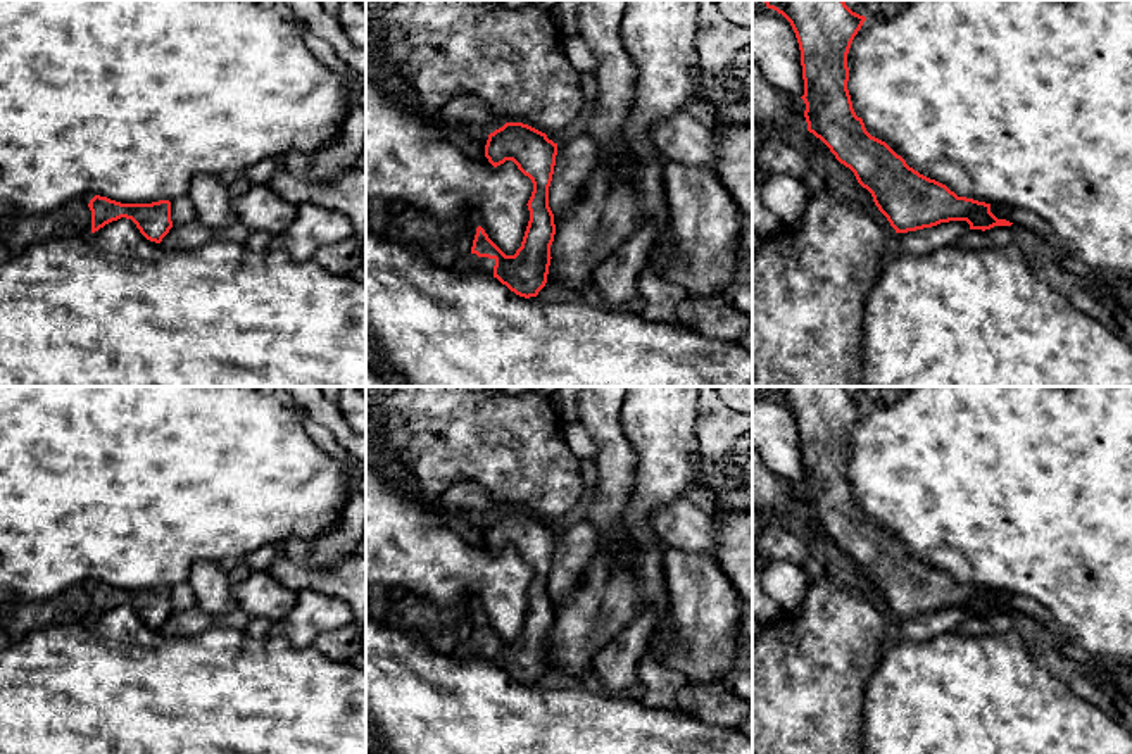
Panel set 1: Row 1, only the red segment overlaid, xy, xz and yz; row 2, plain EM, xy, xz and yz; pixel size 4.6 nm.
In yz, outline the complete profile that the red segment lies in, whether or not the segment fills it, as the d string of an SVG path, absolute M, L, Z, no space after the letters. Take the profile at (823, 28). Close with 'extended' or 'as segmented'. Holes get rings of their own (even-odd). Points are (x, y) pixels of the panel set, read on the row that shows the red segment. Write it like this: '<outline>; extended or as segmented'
M764 0L768 9L782 14L792 26L799 50L804 79L804 117L808 131L820 138L835 159L849 167L858 183L866 188L878 210L896 233L932 228L949 221L966 221L970 229L1011 226L990 212L990 204L958 197L946 185L930 179L906 164L885 141L871 136L861 117L856 116L847 90L847 53L865 16L852 12L844 0Z; as segmented

